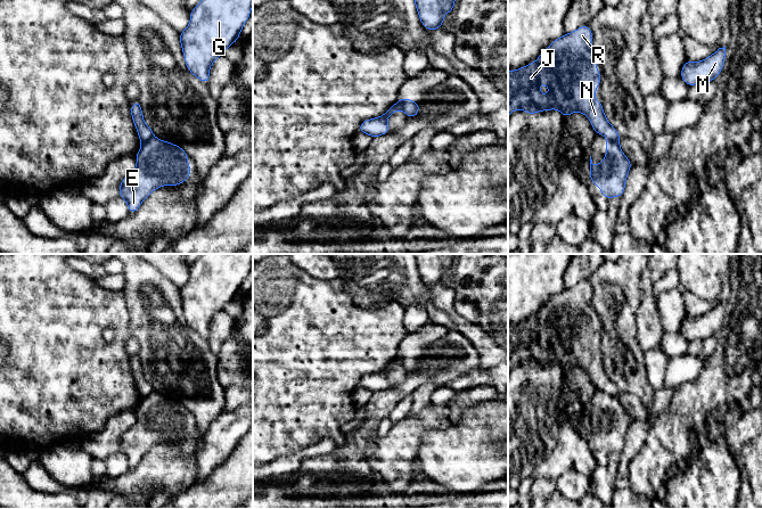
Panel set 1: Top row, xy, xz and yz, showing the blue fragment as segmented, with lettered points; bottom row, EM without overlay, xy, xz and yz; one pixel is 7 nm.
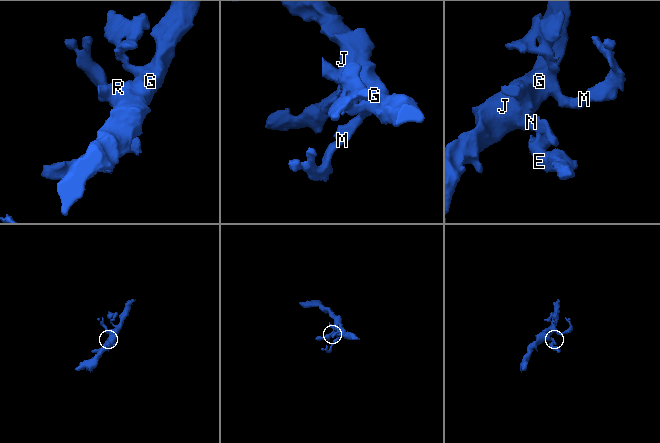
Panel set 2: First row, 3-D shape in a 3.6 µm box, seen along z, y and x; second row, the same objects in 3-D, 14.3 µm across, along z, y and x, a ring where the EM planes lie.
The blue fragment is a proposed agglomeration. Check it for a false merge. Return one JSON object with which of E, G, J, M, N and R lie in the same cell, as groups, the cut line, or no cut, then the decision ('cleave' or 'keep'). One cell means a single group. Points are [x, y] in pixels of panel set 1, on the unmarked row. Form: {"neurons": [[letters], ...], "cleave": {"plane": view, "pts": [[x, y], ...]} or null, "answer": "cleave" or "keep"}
{"neurons": [["E"], ["G", "J", "M", "N", "R"]], "cleave": {"plane": "yz", "pts": [[608, 393], [619, 395]]}, "answer": "cleave"}

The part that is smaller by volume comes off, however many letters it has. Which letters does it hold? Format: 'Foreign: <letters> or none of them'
Foreign: E

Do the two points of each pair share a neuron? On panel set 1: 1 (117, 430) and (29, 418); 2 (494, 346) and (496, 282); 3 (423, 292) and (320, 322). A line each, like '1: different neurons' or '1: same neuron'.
1: different neurons
2: different neurons
3: different neurons

